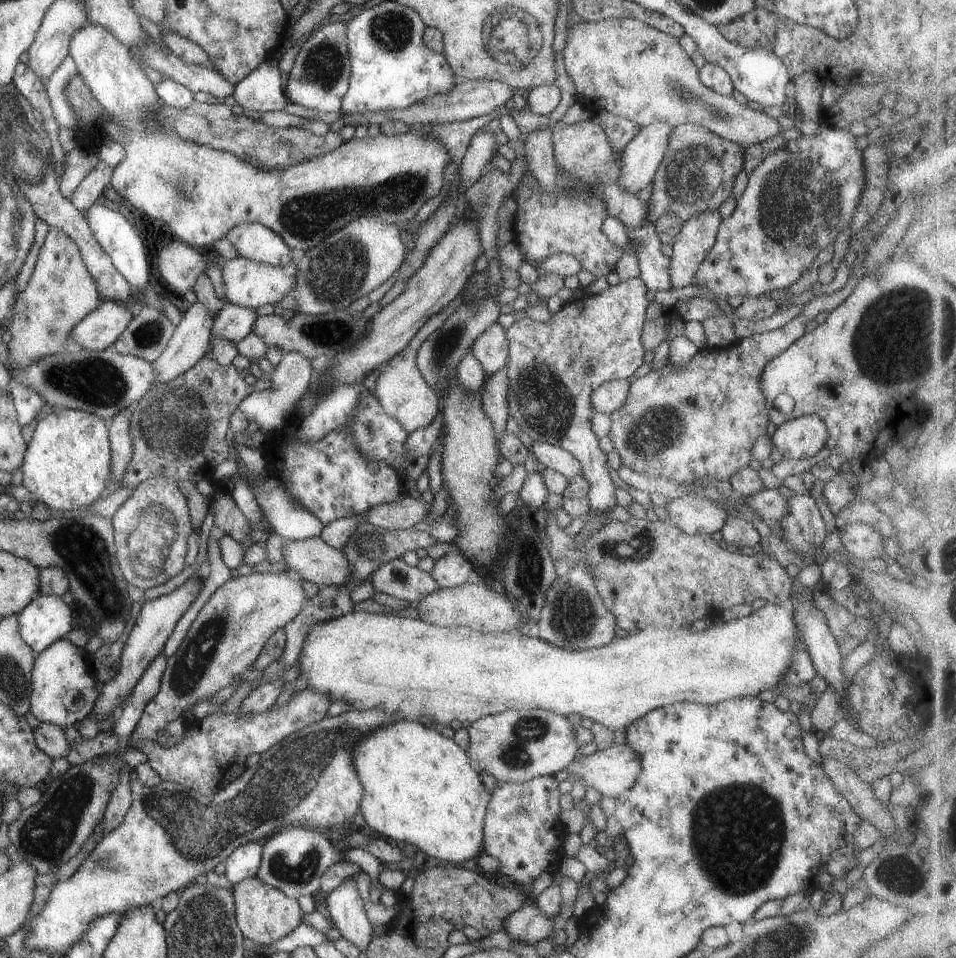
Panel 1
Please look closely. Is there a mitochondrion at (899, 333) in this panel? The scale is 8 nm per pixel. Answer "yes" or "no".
yes

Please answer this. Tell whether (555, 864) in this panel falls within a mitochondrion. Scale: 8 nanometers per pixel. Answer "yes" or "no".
no

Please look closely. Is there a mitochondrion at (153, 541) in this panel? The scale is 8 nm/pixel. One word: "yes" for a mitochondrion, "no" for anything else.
yes

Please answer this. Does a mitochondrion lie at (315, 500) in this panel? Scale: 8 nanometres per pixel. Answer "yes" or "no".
no

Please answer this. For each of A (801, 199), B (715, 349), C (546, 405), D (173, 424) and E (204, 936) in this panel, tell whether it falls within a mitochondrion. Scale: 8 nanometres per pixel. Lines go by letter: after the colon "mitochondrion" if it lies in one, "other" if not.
A: mitochondrion
B: other
C: mitochondrion
D: mitochondrion
E: mitochondrion

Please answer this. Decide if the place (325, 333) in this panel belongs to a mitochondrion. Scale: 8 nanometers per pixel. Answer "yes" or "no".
yes

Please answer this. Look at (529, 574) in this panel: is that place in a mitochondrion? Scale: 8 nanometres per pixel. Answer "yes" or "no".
yes

